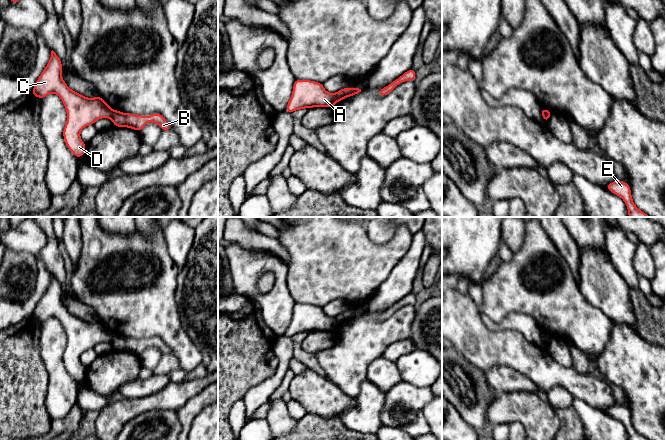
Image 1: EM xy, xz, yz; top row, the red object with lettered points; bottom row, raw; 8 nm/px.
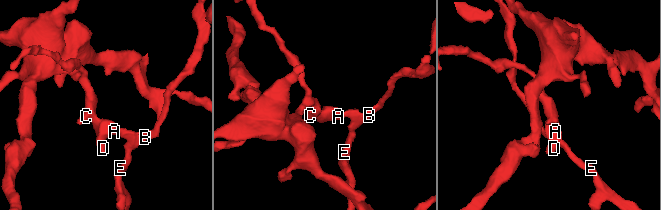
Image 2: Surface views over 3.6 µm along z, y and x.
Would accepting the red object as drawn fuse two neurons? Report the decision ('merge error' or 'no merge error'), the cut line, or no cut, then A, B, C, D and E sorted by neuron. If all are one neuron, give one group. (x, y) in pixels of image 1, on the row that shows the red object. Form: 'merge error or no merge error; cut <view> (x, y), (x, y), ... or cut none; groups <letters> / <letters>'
merge error; cut xy (113, 110), (110, 117); groups A C D / B E

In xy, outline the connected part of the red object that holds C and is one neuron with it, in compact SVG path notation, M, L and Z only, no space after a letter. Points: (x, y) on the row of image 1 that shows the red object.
M53 50L47 66L37 79L31 93L39 99L51 93L60 97L67 112L63 137L66 146L77 159L85 154L86 149L86 144L80 138L81 130L101 118L112 116L113 109L102 97L87 98L67 86L62 79L62 62Z

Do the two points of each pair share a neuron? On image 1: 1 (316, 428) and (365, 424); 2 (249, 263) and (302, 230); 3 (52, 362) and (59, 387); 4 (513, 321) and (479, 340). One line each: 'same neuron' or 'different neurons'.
1: different neurons
2: different neurons
3: same neuron
4: different neurons

